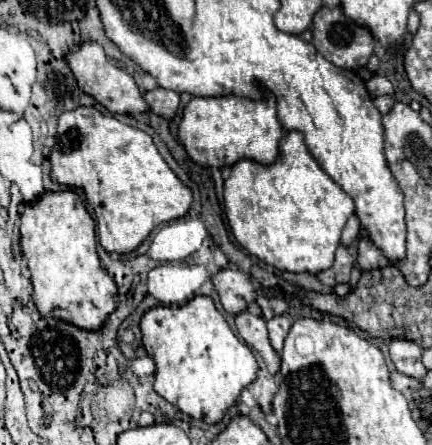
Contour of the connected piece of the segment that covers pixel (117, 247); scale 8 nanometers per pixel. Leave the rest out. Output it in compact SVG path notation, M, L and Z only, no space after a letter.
M81 106L71 112L63 112L59 116L55 140L57 142L49 156L51 178L63 186L81 188L87 194L87 200L97 216L99 242L107 252L117 252L117 254L133 252L155 226L183 218L187 214L193 202L191 188L185 186L175 176L175 172L167 166L167 162L159 154L151 136L145 134L143 130L123 124L113 116L105 116L95 106Z

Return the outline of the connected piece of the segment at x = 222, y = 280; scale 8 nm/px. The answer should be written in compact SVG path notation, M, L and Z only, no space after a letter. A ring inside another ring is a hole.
M225 268L215 274L213 284L221 296L221 304L229 314L239 314L259 296L259 286L241 270Z

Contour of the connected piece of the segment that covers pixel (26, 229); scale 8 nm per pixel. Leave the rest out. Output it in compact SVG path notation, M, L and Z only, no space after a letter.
M75 190L45 192L39 200L25 204L19 218L21 218L21 248L23 248L27 266L31 270L33 300L39 312L43 316L67 320L79 328L99 330L107 314L111 314L117 308L115 306L117 286L109 278L109 274L103 272L101 268L101 262L97 256L97 242L95 242L95 222L87 212L81 196Z

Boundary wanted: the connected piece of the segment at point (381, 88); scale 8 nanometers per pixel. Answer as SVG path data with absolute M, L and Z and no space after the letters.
M374 75L366 83L367 90L371 97L378 97L383 95L394 95L394 88L391 82L383 76Z

